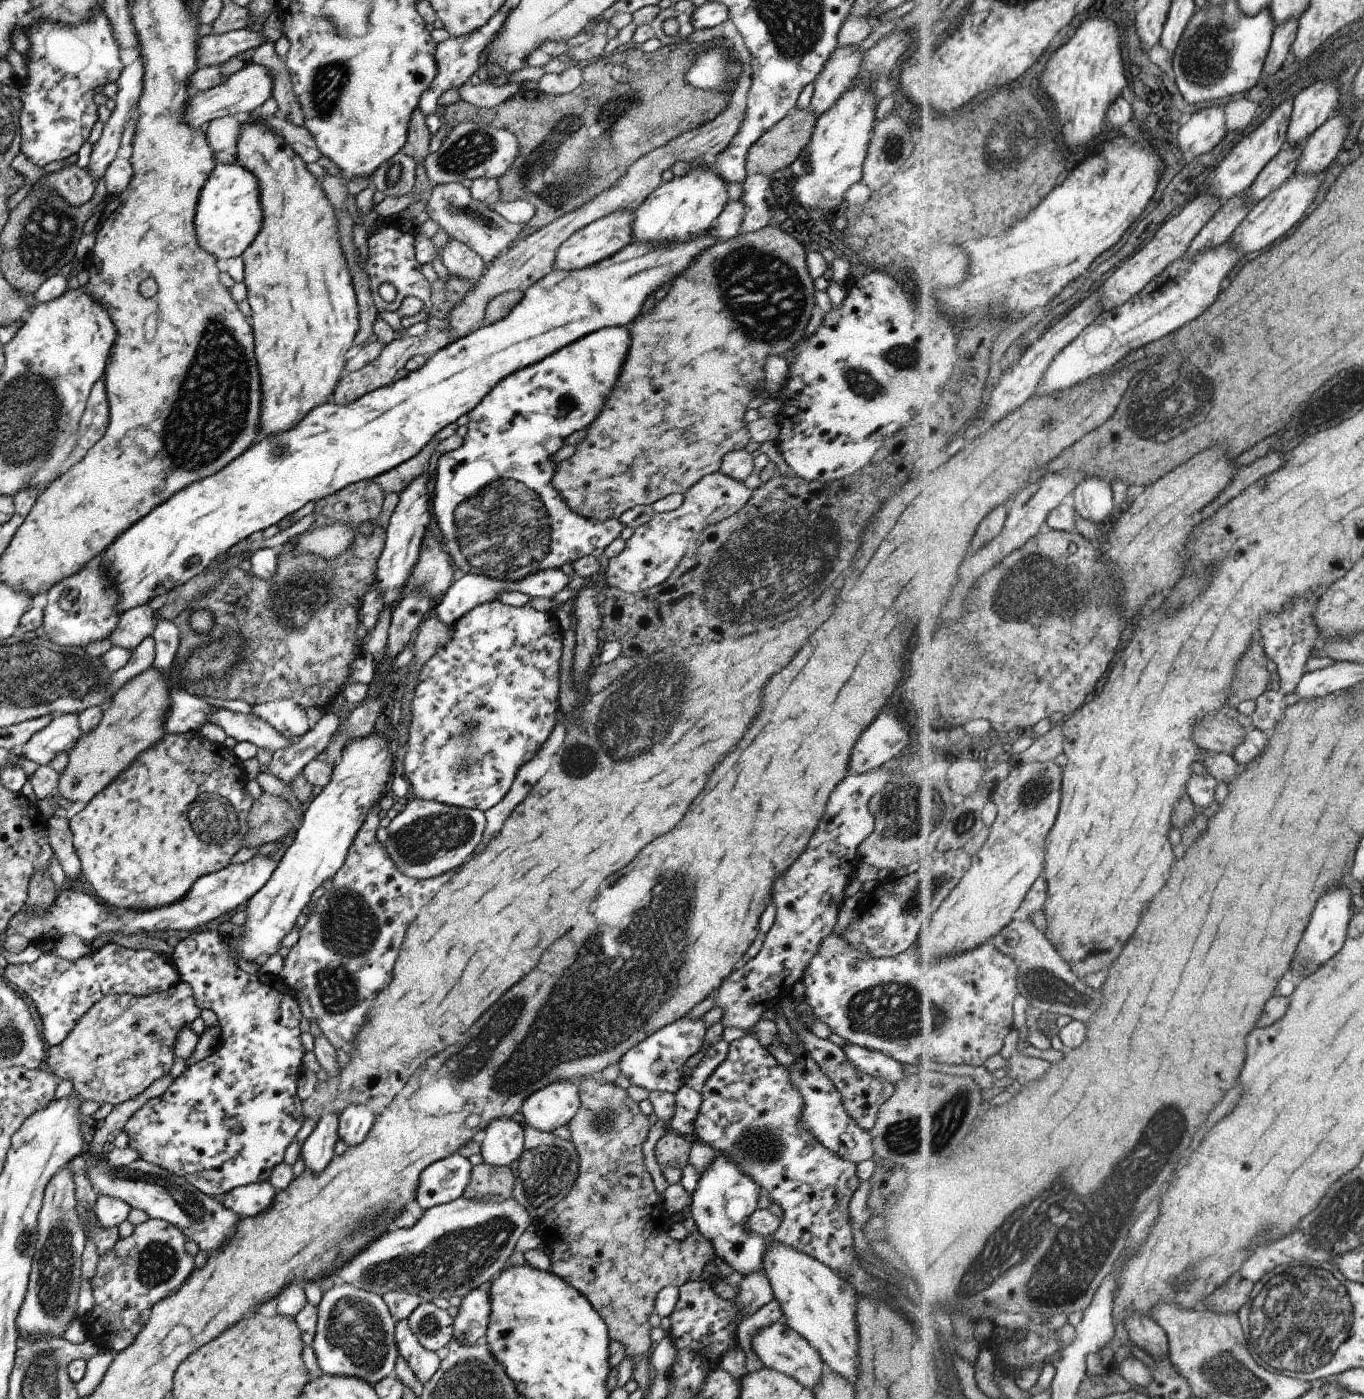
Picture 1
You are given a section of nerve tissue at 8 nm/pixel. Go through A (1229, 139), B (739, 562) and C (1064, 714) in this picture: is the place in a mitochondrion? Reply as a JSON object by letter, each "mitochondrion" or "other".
{"A":"other","B":"mitochondrion","C":"other"}

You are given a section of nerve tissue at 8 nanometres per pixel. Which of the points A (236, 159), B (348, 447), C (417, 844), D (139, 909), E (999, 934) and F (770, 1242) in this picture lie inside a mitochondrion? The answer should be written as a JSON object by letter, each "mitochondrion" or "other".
{"A":"other","B":"other","C":"mitochondrion","D":"other","E":"other","F":"other"}

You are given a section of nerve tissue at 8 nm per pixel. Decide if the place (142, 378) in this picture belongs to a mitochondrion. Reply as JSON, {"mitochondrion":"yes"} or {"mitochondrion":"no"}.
{"mitochondrion":"no"}

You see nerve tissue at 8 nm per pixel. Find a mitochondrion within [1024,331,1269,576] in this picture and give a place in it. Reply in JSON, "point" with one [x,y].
{"point":[1157,404]}

